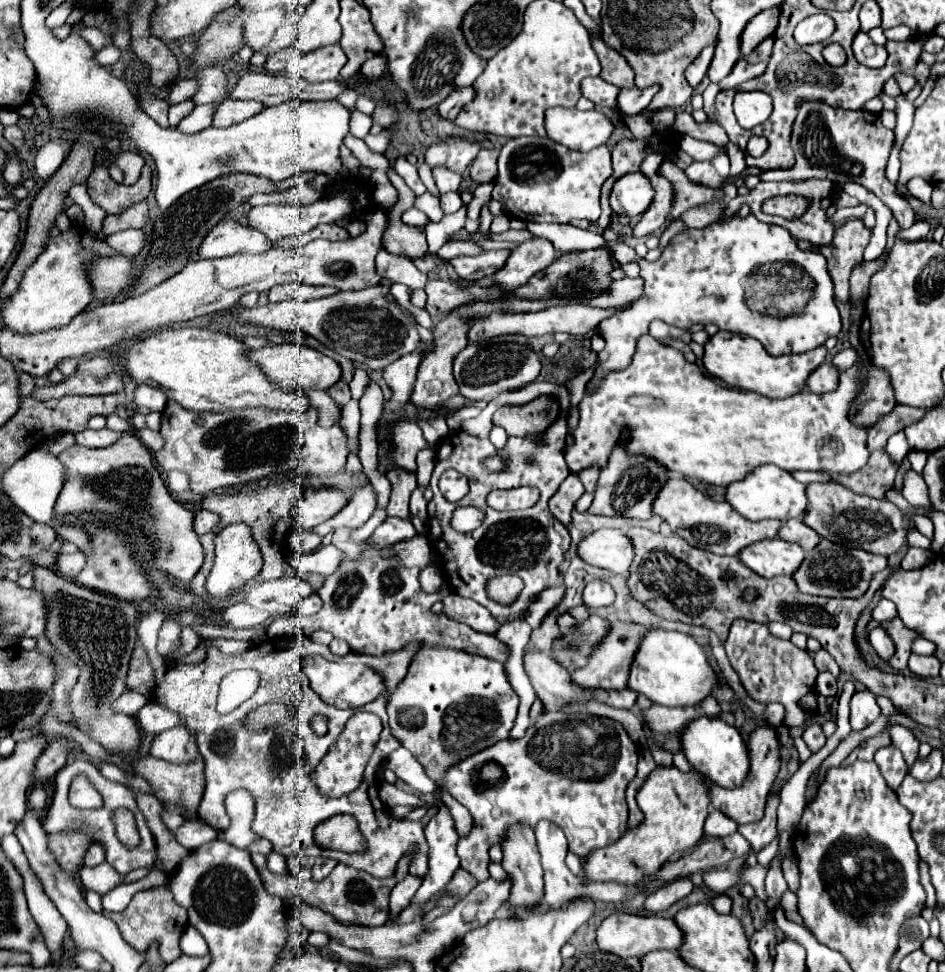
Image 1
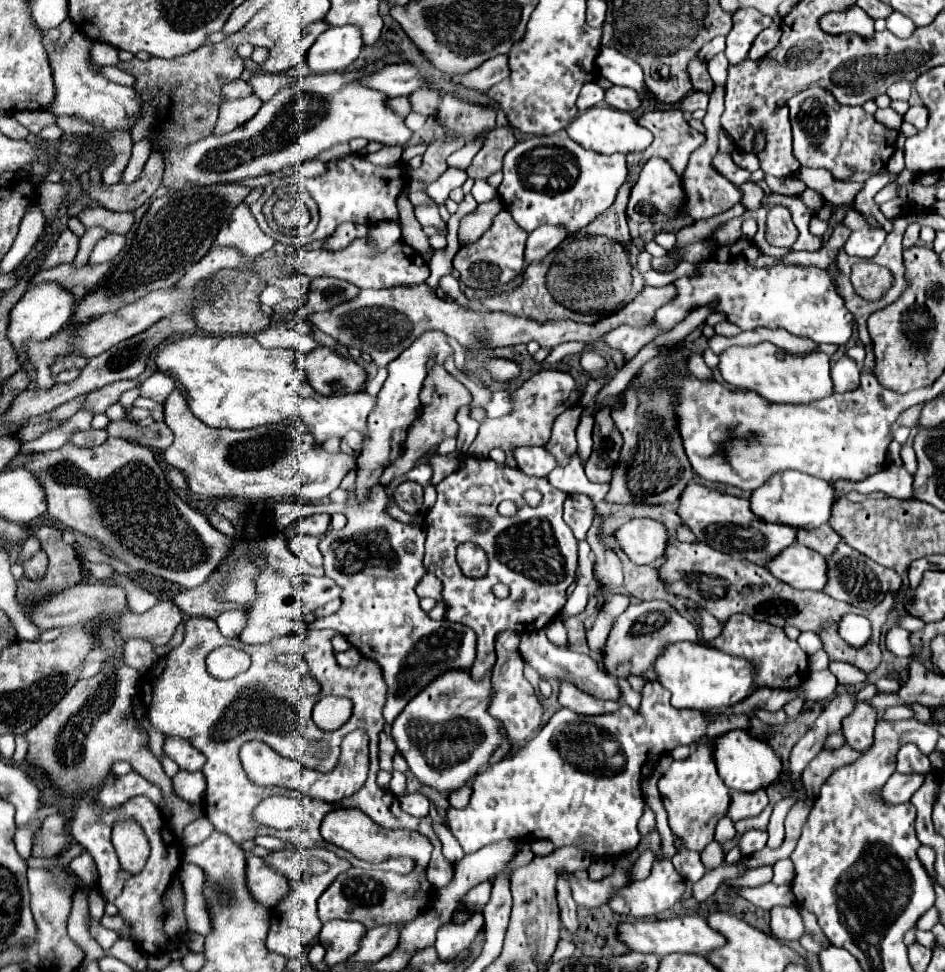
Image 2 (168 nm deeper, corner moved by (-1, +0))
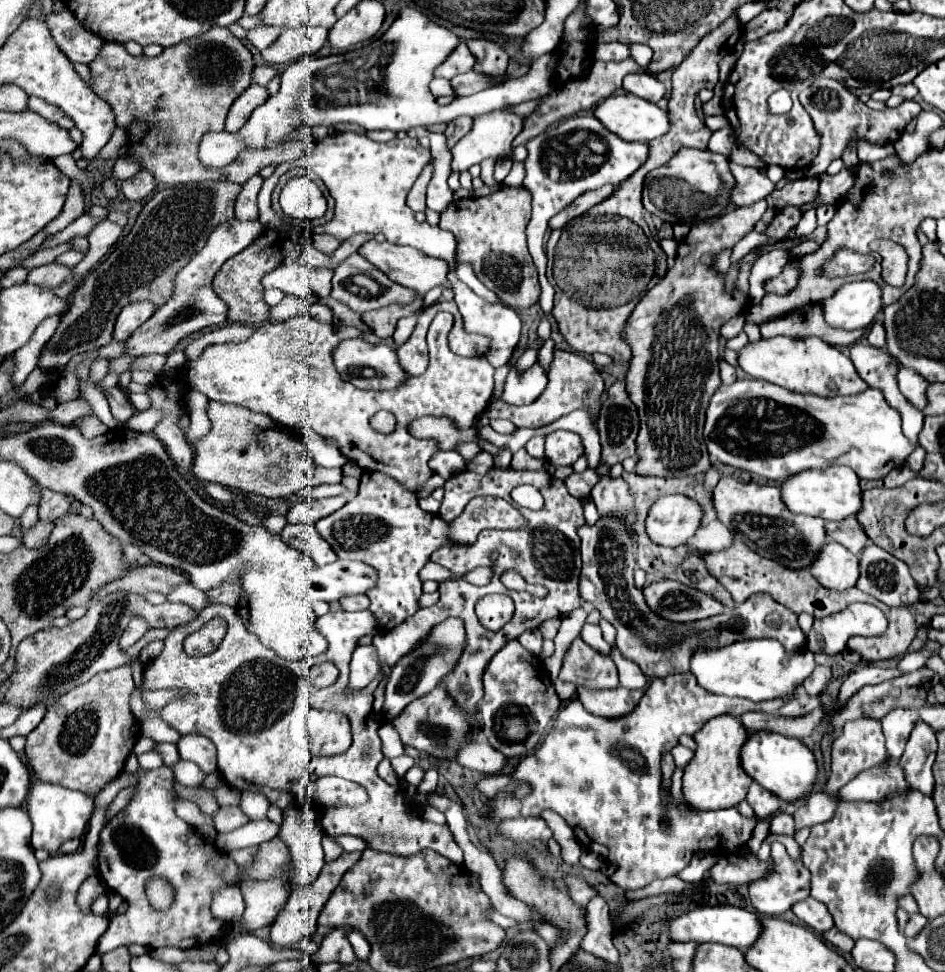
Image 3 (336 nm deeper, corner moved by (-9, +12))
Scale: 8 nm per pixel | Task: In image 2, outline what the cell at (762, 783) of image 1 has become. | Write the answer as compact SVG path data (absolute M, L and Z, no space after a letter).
M756 790L756 792L730 792L730 806L728 806L728 816L736 822L742 818L758 816L762 808L768 804L766 790Z

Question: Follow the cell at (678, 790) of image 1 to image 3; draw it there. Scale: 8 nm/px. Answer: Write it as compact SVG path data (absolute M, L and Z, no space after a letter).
M728 714L708 720L702 726L702 730L694 734L698 748L690 764L684 768L684 786L682 786L682 796L692 808L722 810L722 808L732 808L746 798L752 778L742 770L740 750L748 740L748 736L750 734L744 728L744 724Z

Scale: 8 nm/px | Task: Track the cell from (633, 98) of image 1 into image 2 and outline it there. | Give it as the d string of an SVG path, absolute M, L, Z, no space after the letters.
M602 48L602 52L596 58L596 64L598 64L600 76L610 80L612 84L632 88L632 90L636 90L636 94L640 98L646 96L642 68L638 68L638 64L634 60L630 60L628 56L622 56L614 48Z

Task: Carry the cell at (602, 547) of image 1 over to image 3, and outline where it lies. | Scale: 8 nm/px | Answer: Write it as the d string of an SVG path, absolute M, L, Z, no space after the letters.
M682 494L662 496L648 512L646 532L656 544L686 544L698 530L702 516L704 510L696 500Z

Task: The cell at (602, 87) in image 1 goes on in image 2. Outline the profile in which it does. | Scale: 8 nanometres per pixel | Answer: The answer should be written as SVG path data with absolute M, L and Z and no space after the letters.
M610 86L604 92L604 100L608 106L612 106L616 110L632 112L632 110L640 108L640 100L638 100L638 96L634 96L634 90L622 88L622 86Z

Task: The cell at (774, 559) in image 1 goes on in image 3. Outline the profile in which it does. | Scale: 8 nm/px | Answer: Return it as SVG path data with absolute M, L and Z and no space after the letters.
M830 542L826 548L822 548L822 556L818 556L818 564L810 568L810 574L816 576L822 586L842 592L856 586L860 576L858 562L858 556L854 556L842 544Z

